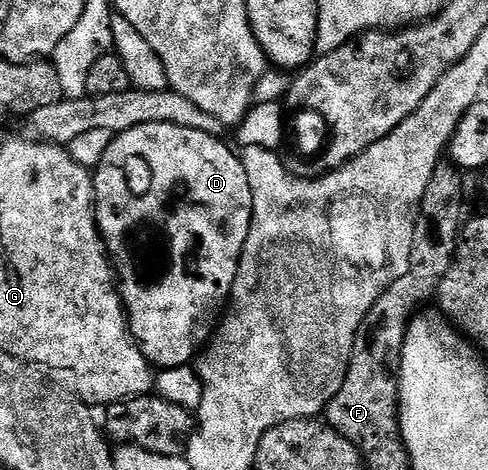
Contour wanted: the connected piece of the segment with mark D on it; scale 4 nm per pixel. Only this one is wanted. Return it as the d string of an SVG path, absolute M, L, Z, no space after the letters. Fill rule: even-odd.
M151 123L138 125L129 131L121 131L109 142L102 152L102 161L94 169L94 206L96 209L96 226L104 240L115 278L118 280L120 298L127 311L127 321L140 352L148 358L149 363L157 368L183 367L191 364L199 356L202 348L214 334L218 323L218 314L231 296L236 271L240 268L240 254L246 245L246 237L252 224L252 194L250 181L246 181L244 160L223 143L215 134L190 129L182 125L169 123Z

